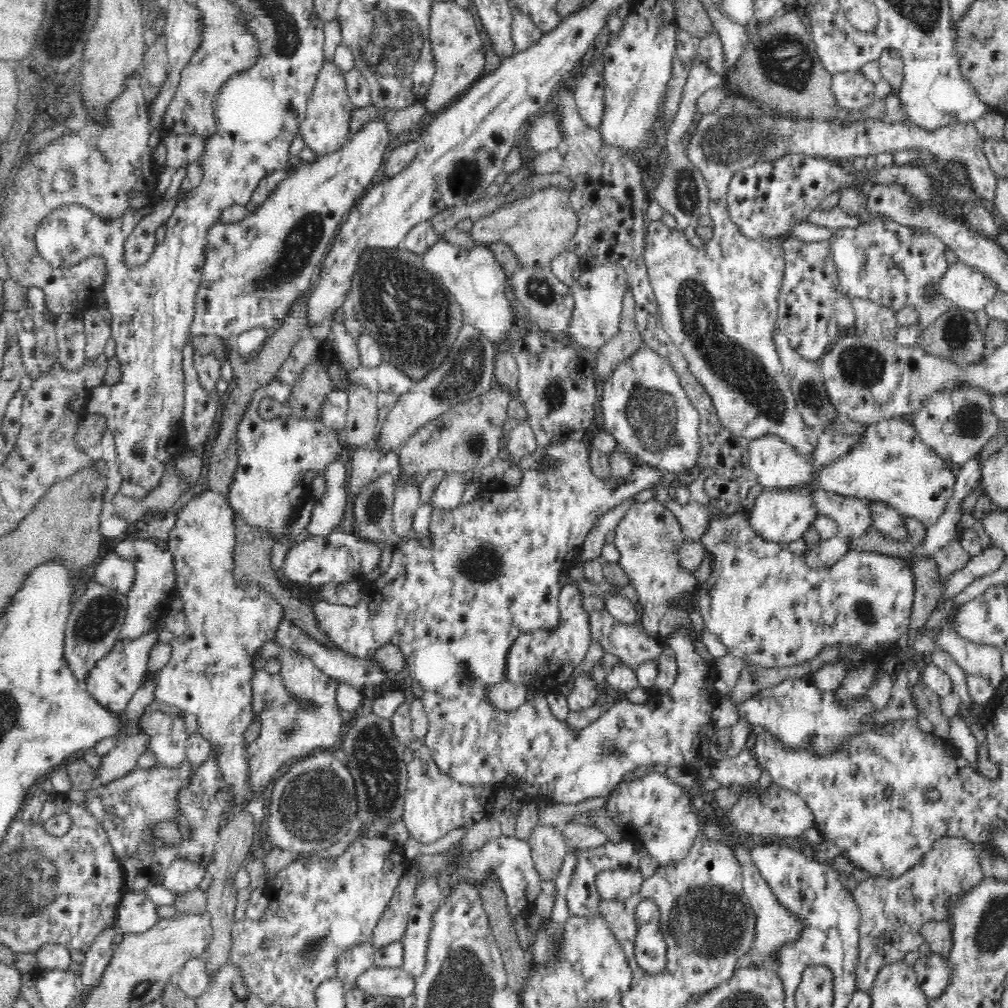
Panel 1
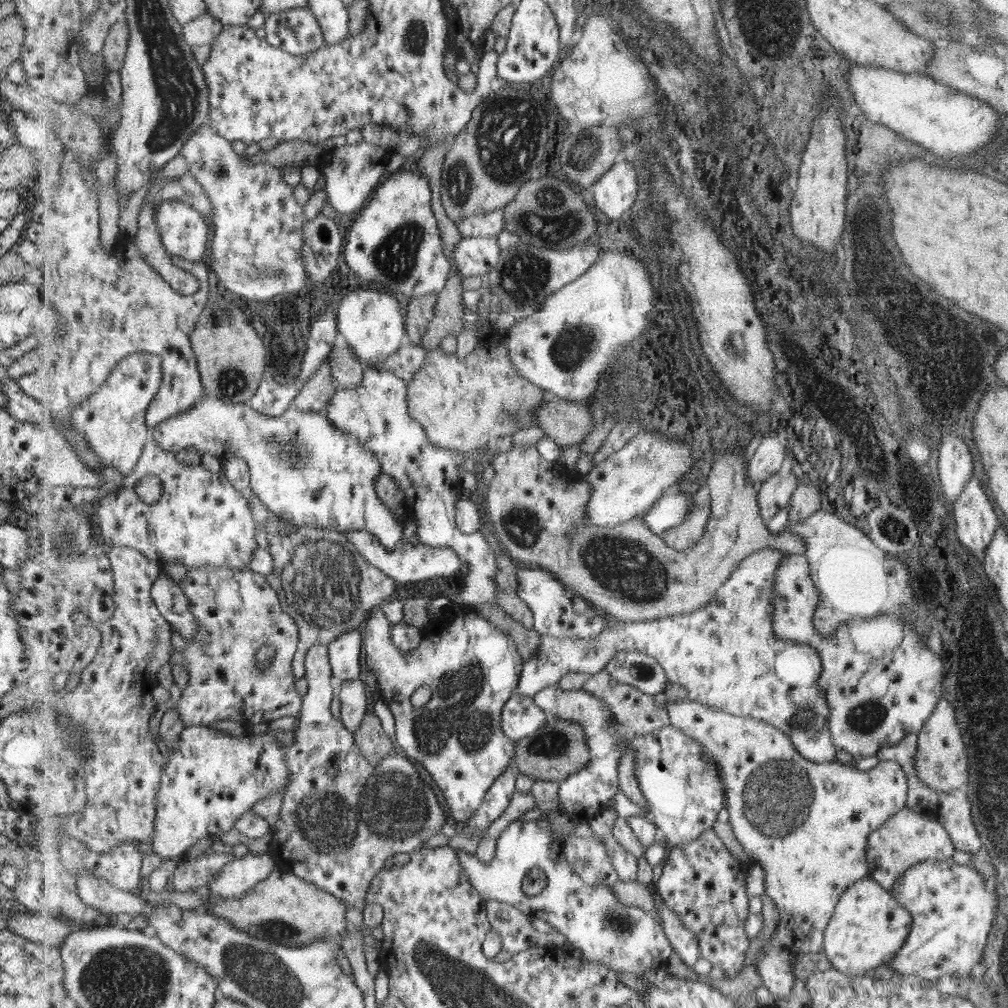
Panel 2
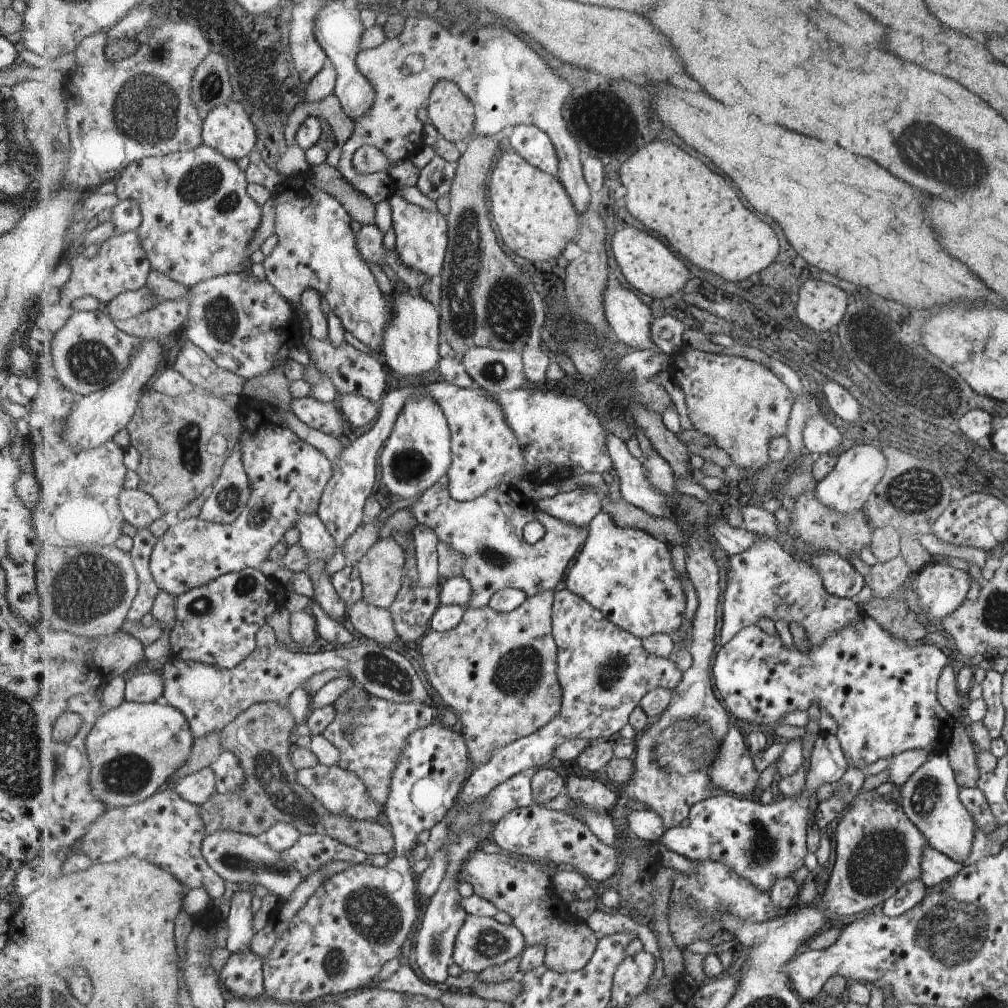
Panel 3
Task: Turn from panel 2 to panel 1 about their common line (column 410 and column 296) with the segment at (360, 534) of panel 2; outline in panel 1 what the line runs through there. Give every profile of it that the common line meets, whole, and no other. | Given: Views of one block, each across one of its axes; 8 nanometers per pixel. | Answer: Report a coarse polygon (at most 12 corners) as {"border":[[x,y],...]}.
{"border":[[352,527],[290,545],[279,574],[315,587],[363,582],[383,546]]}

